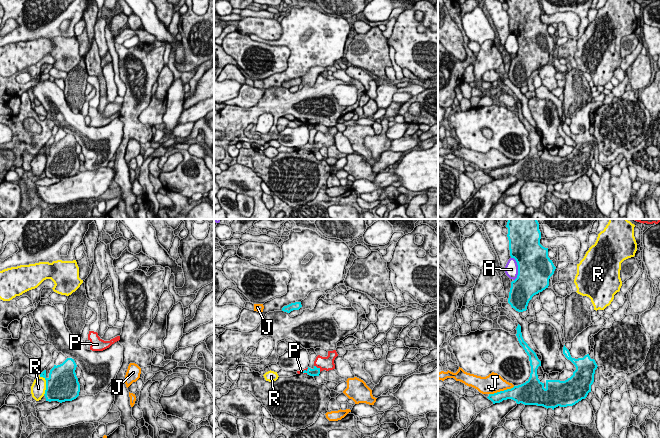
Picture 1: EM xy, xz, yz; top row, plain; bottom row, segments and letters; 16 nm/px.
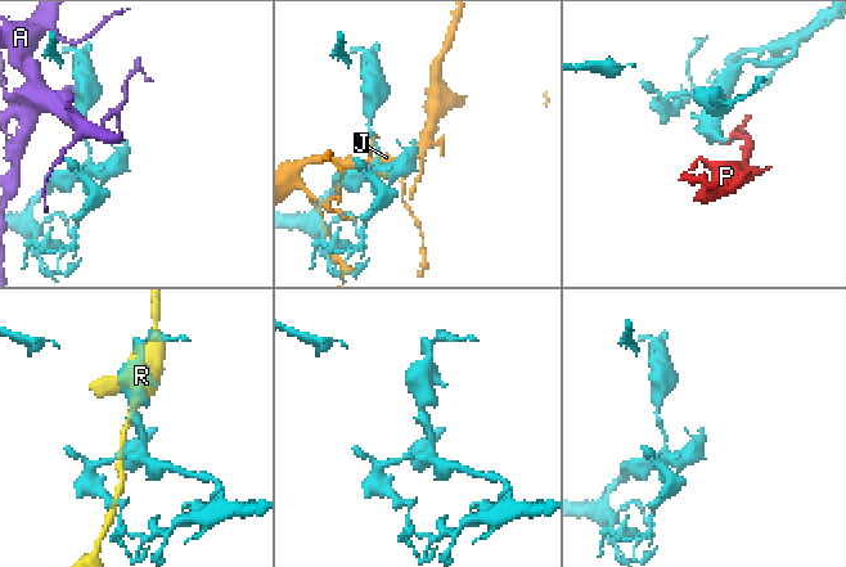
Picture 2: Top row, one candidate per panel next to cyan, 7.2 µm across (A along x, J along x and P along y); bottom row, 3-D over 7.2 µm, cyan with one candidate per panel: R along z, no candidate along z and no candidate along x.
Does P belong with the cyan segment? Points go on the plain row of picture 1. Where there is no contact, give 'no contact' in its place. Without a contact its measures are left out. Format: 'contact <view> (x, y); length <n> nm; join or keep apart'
contact xz (318, 144); length 150 nm; join

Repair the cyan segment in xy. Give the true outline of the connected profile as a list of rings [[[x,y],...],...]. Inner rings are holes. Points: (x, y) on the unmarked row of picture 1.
[[[67,134],[62,140],[54,141],[50,146],[49,153],[46,153],[44,146],[40,153],[46,156],[45,174],[46,177],[72,177],[79,172],[80,160],[76,152],[76,139],[74,135]]]

